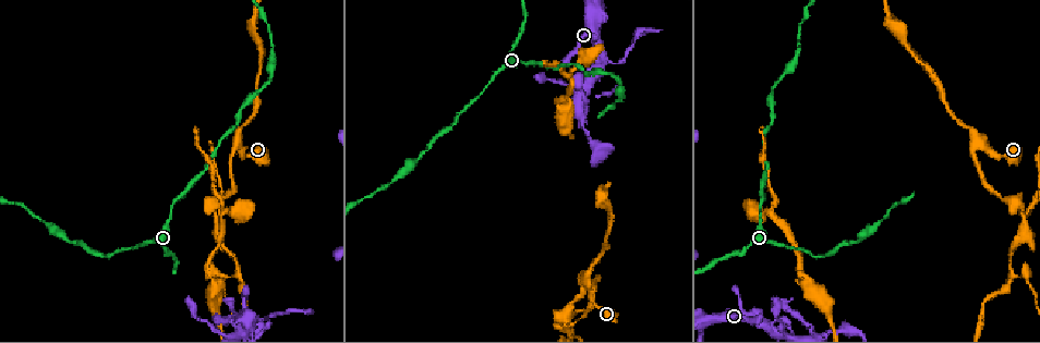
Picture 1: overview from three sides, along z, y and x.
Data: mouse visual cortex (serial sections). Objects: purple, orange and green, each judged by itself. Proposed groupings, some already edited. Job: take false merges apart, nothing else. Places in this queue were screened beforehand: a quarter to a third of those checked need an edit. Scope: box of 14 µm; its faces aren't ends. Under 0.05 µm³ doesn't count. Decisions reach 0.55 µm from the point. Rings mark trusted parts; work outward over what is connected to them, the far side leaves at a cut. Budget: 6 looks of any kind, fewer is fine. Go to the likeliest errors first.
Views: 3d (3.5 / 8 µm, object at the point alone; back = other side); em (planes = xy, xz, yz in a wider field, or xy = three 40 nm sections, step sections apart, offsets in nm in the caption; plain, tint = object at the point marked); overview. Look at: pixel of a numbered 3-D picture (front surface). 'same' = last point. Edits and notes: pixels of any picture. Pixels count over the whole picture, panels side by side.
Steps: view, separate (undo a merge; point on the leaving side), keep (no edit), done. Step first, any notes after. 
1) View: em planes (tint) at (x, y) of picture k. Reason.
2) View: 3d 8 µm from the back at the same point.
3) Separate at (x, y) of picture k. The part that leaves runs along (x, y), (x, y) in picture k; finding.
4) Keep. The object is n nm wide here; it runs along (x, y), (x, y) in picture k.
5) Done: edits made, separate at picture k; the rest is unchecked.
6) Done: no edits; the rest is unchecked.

View: 3d 3.5 µm from the back at (983, 147) of picture 1. Sharp bend.

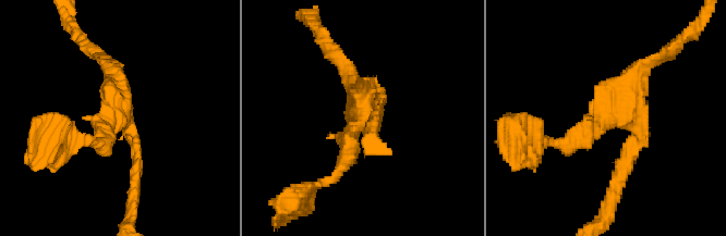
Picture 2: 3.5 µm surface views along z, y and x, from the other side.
View: em xy step 1 (tint) at (360, 117) of picture 2.

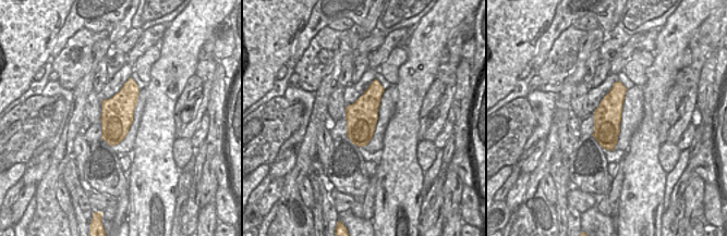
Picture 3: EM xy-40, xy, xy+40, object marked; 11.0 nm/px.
View: em xy step 5 (tint) at the same point. Cut it another way.

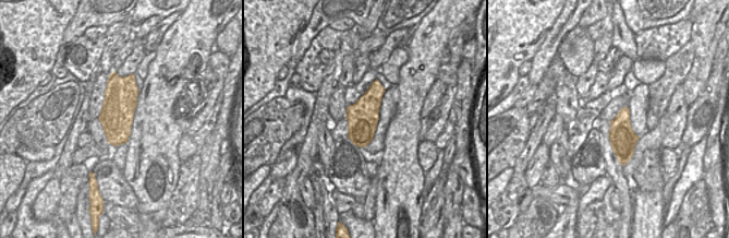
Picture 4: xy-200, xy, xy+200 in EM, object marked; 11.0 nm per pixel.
Keep. 3 arms meet here; it runs along (337, 171), (364, 96), (380, 96) in picture 2; all the same cell.

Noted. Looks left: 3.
View: 3d 3.5 µm at (565, 325) of picture 1.

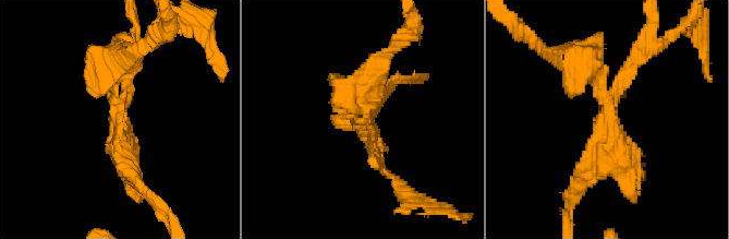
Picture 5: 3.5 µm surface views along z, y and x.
View: em xy step 3 (tint) at (609, 104) of picture 5. 3 arms meet here; the arms are 200, 300, 450 nm wide.

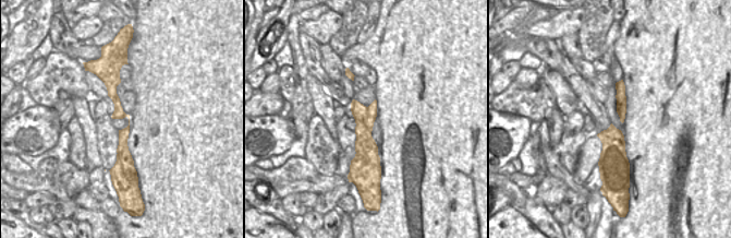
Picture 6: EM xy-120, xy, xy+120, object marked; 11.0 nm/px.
Separate at (633, 64) of picture 5. The part that leaves runs along (594, 159), (574, 190), (566, 224) in picture 5; a second cell is stuck on.

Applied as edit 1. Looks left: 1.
View: 3d 3.5 µm from the back at (170, 212) of picture 1. A narrow waist.

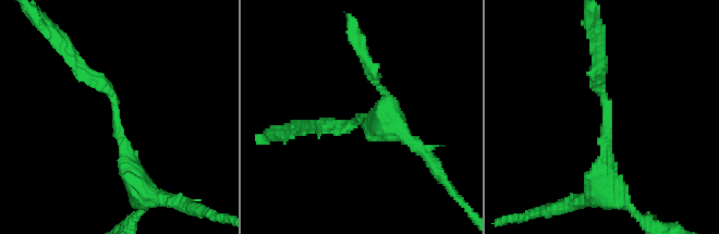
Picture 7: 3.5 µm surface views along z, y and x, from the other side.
Keep. The arms are 200, 300 nm wide; it runs along (136, 182), (113, 95), (73, 58) in picture 7; one cell here.

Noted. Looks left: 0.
Done: edits made, separate at picture 5; the rest is unchecked.

